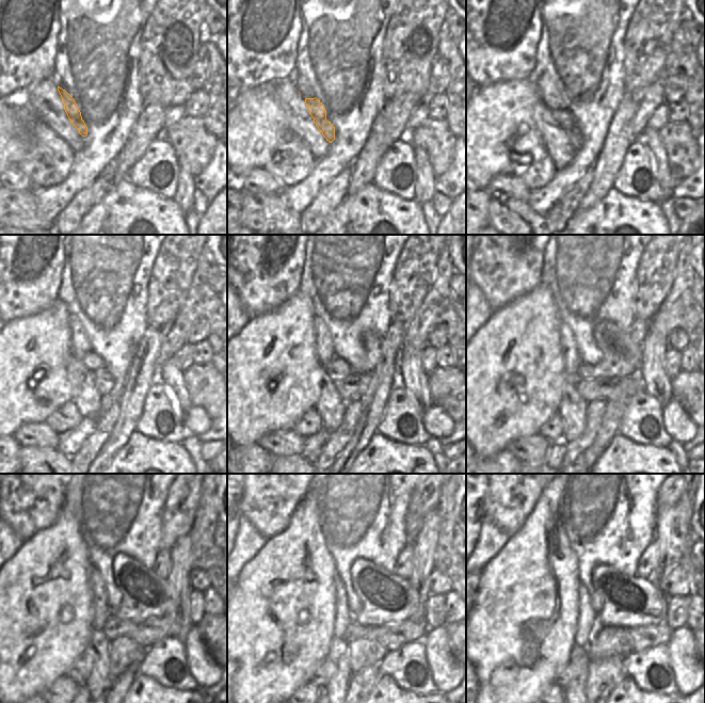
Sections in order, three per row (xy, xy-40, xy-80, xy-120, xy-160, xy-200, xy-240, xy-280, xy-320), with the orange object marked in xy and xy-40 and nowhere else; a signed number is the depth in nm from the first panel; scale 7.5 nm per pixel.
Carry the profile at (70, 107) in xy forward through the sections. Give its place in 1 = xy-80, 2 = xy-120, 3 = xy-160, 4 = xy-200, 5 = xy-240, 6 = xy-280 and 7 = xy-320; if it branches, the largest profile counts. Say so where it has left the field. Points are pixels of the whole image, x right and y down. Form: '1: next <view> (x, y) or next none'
1: next xy-80 (564, 117)
2: next xy-120 (102, 379)
3: next xy-160 (351, 386)
4: next xy-200 (621, 389)
5: next xy-240 (147, 633)
6: next xy-280 (391, 636)
7: next xy-320 (642, 638)

